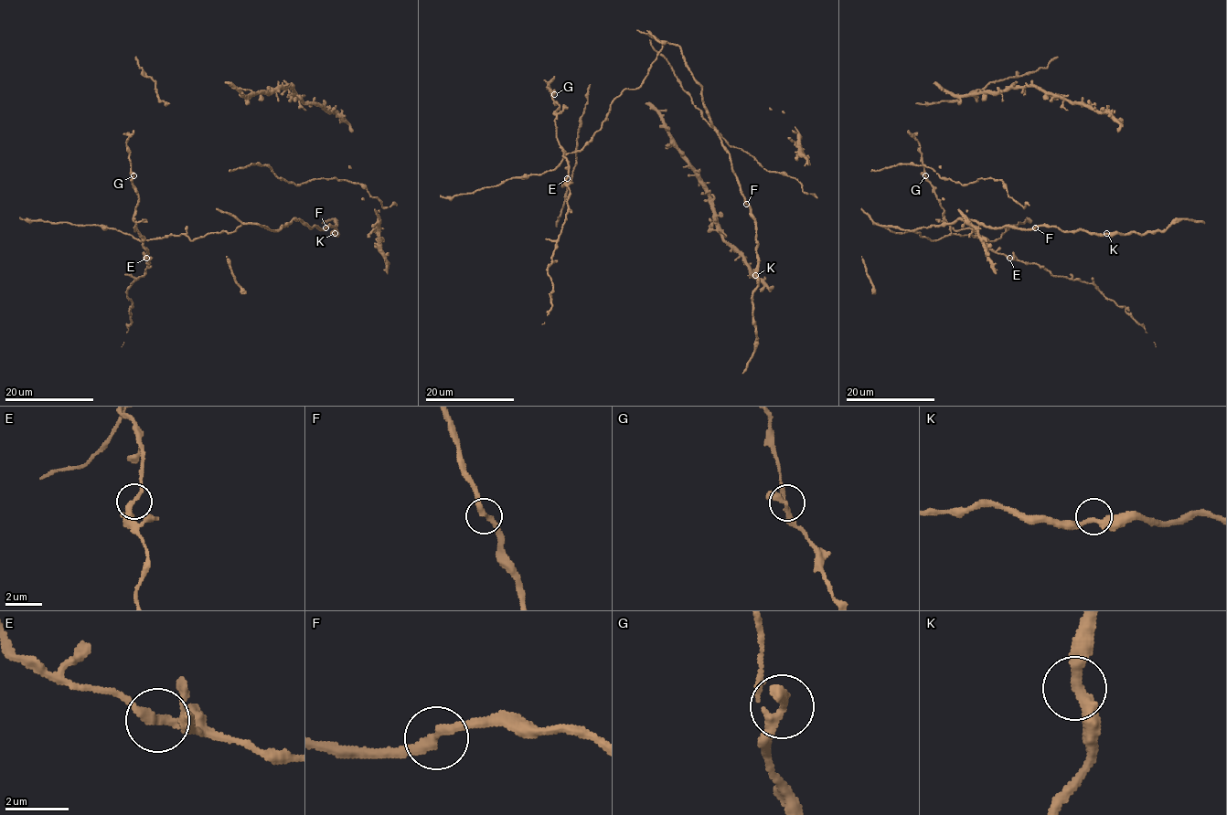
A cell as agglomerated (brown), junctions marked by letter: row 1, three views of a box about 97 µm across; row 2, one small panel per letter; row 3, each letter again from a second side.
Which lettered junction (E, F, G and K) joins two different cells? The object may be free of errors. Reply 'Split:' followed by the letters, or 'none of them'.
Split: none of them

